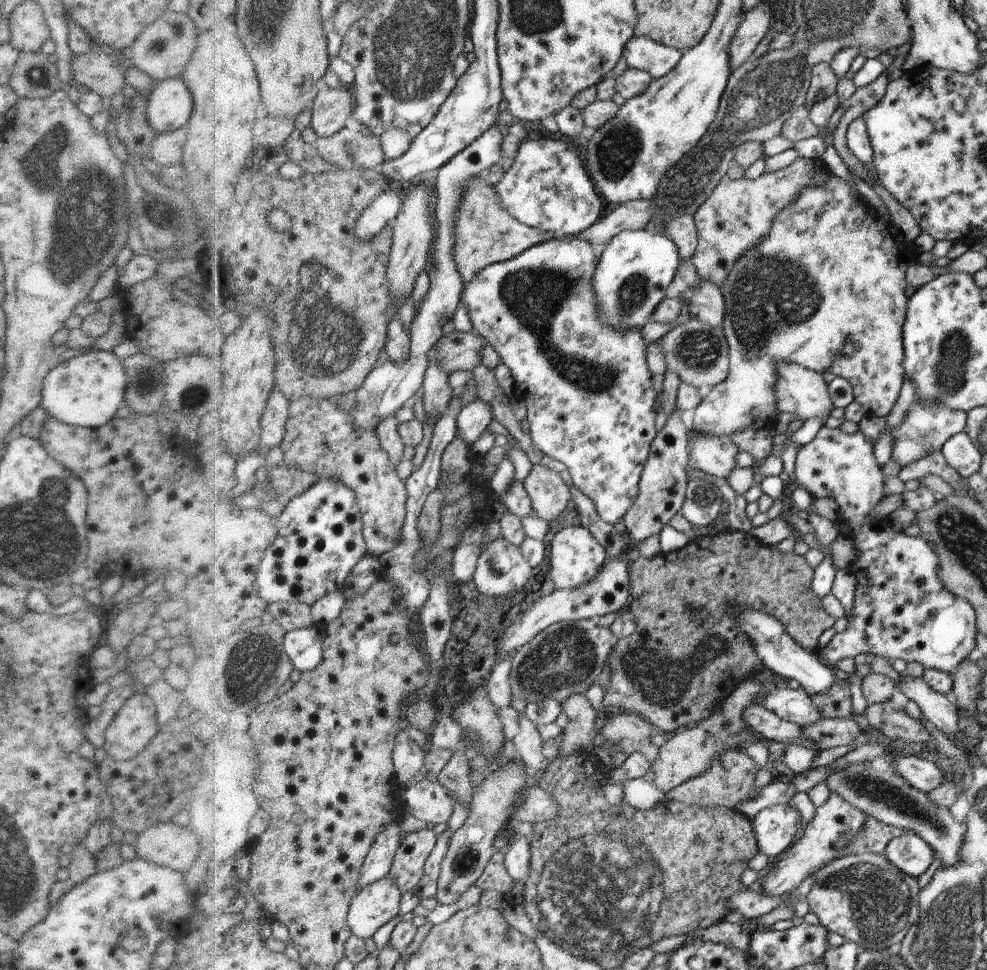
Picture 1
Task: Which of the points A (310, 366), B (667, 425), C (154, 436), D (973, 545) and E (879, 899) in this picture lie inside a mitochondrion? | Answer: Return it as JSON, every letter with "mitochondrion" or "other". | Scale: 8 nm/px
{"A":"mitochondrion","B":"other","C":"other","D":"mitochondrion","E":"mitochondrion"}

